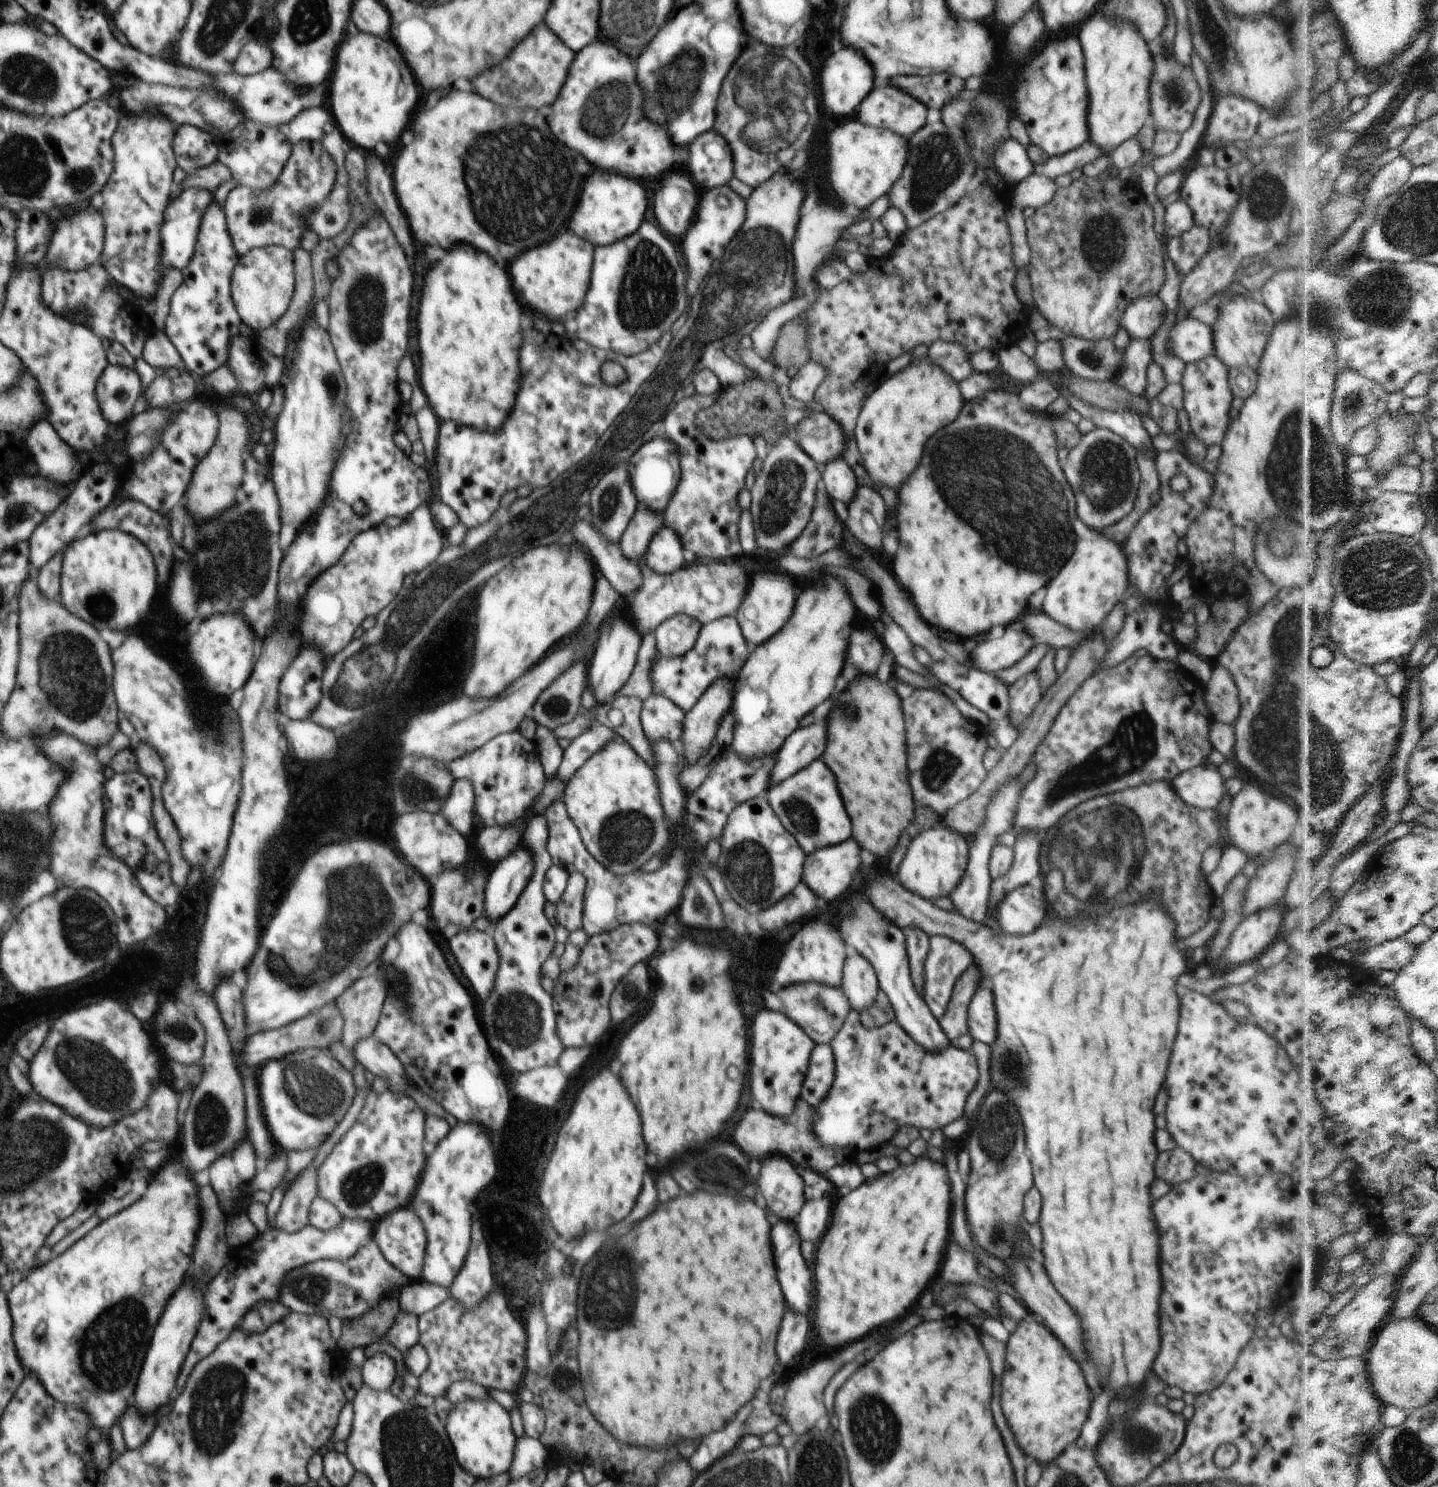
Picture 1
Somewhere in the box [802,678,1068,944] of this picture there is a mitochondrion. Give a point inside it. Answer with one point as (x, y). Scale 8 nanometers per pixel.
(940, 766)

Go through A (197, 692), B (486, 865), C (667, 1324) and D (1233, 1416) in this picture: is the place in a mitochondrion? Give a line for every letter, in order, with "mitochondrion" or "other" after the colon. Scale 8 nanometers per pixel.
A: other
B: other
C: other
D: other

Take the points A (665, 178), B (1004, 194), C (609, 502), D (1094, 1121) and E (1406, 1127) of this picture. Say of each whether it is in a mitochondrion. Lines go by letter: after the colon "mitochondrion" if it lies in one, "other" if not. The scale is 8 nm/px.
A: other
B: other
C: mitochondrion
D: other
E: other

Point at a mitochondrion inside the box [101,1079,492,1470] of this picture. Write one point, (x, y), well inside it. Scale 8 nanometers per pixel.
(217, 1399)

